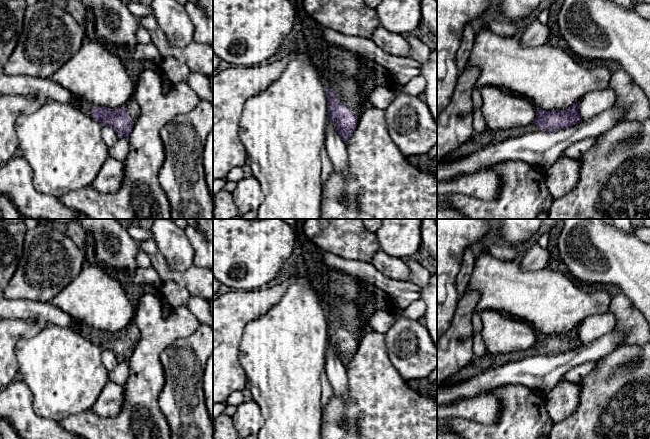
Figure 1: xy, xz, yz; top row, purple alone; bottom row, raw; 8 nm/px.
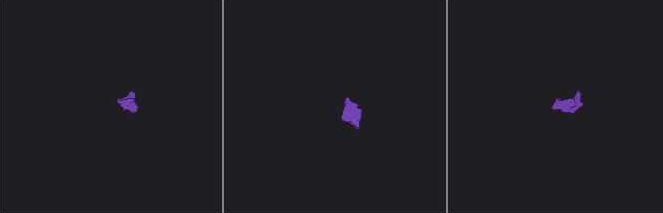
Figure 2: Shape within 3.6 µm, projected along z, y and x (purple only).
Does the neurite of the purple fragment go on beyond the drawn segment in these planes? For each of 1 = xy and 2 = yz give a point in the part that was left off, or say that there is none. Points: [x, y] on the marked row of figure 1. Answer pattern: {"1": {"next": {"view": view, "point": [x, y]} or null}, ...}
{"1": {"next": null}, "2": {"next": null}}

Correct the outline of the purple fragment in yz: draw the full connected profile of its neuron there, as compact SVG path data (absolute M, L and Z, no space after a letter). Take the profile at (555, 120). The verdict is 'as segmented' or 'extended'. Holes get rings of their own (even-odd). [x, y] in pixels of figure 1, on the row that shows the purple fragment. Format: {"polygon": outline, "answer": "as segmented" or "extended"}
{"polygon": "M579 102L574 103L566 110L546 111L537 108L533 123L543 131L558 131L568 128L582 120L578 109Z", "answer": "as segmented"}

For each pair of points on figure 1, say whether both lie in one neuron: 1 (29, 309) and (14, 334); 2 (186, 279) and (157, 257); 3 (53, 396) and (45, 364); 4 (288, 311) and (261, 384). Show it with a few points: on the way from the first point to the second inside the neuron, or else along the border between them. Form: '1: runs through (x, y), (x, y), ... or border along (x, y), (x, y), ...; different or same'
1: border along (10, 318), (30, 319), (43, 324); different
2: runs through (178, 277), (171, 275), (161, 265); same
3: runs through (52, 388), (52, 372); same
4: runs through (288, 329), (288, 343), (279, 366); same

